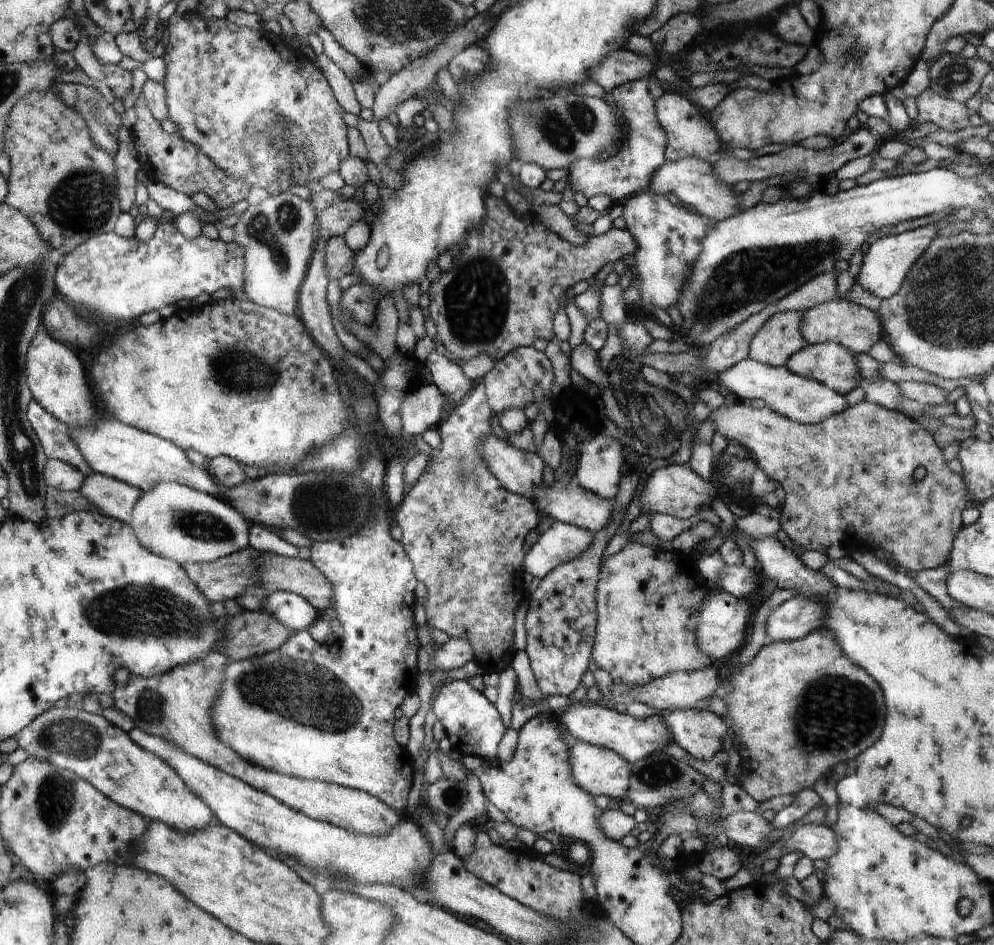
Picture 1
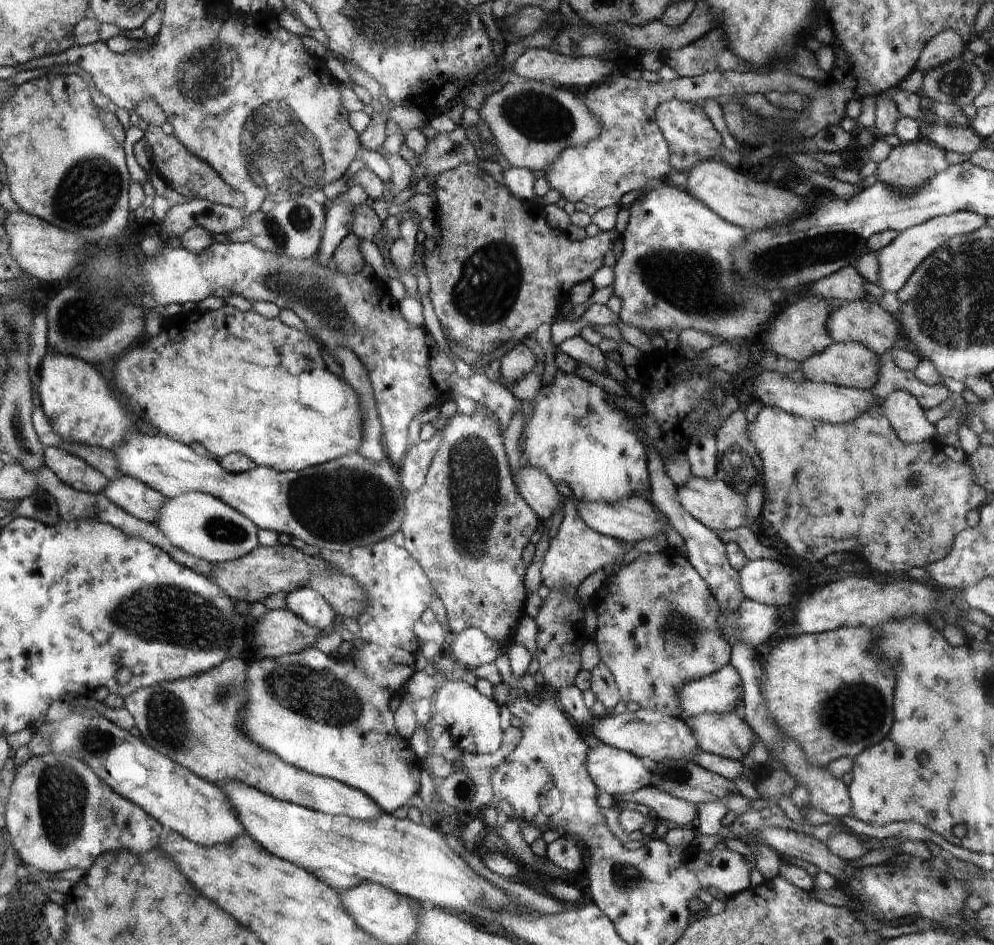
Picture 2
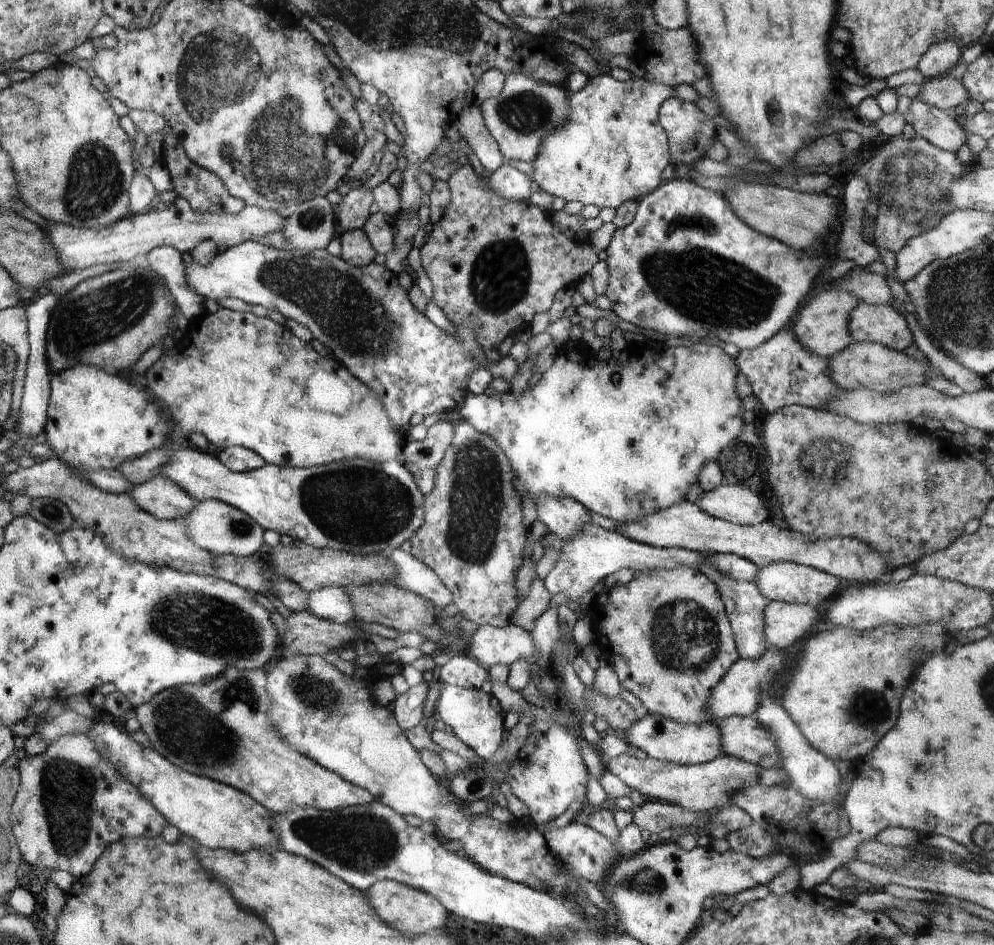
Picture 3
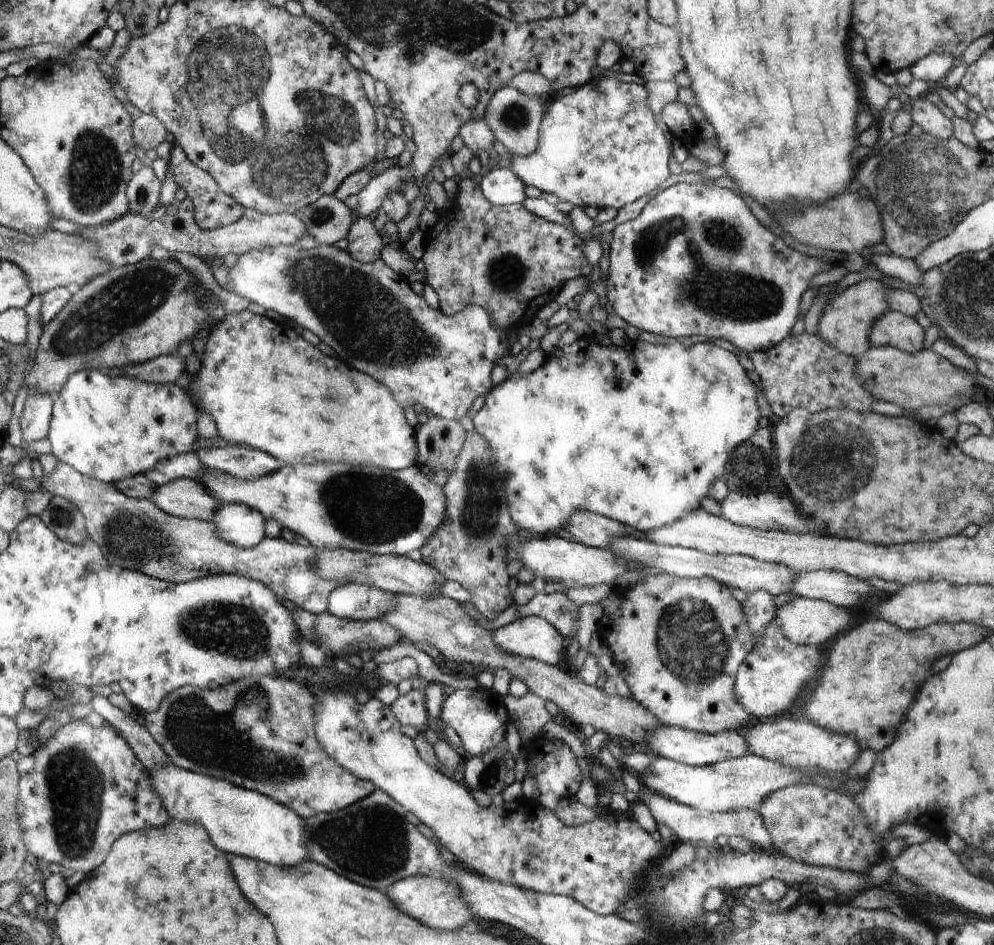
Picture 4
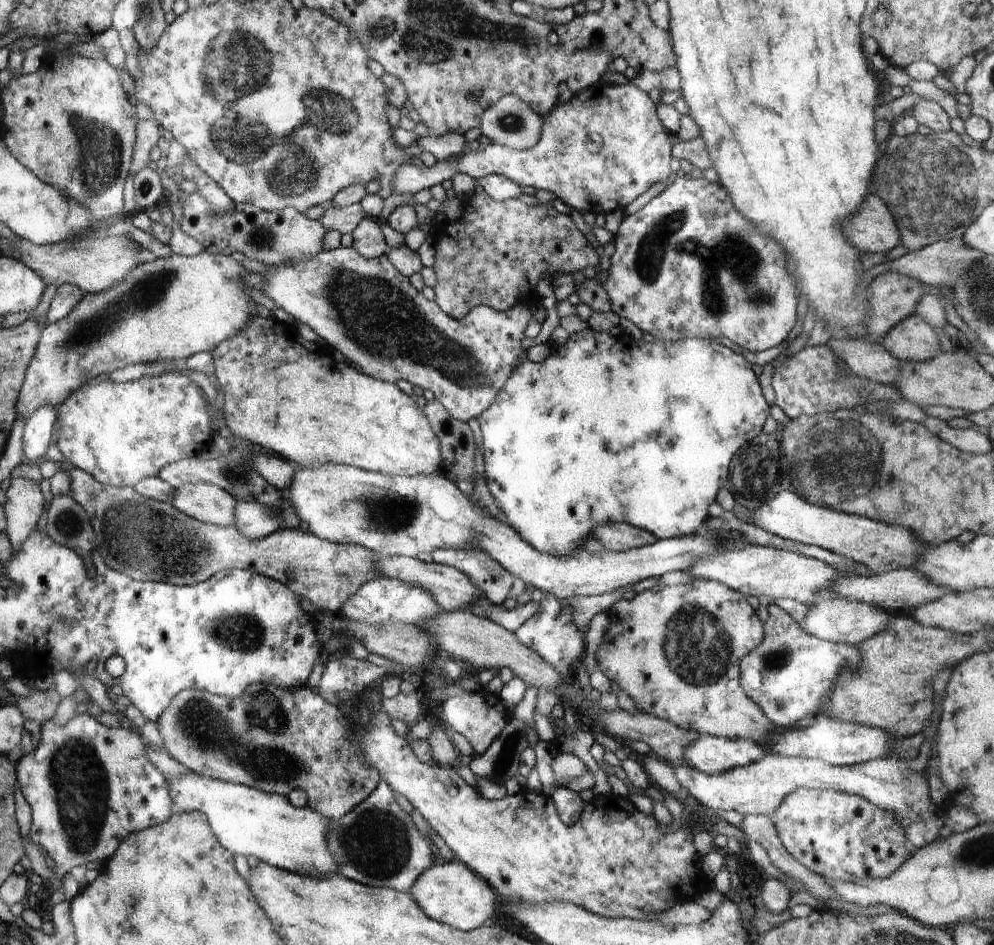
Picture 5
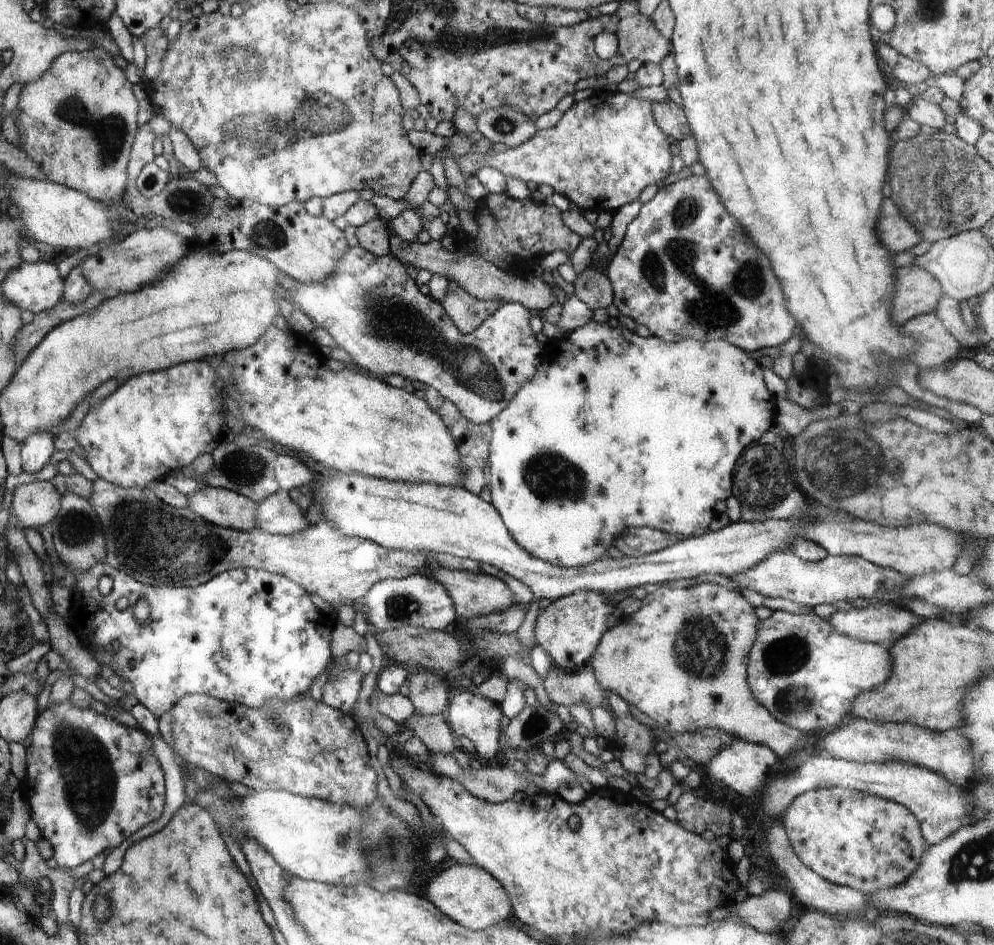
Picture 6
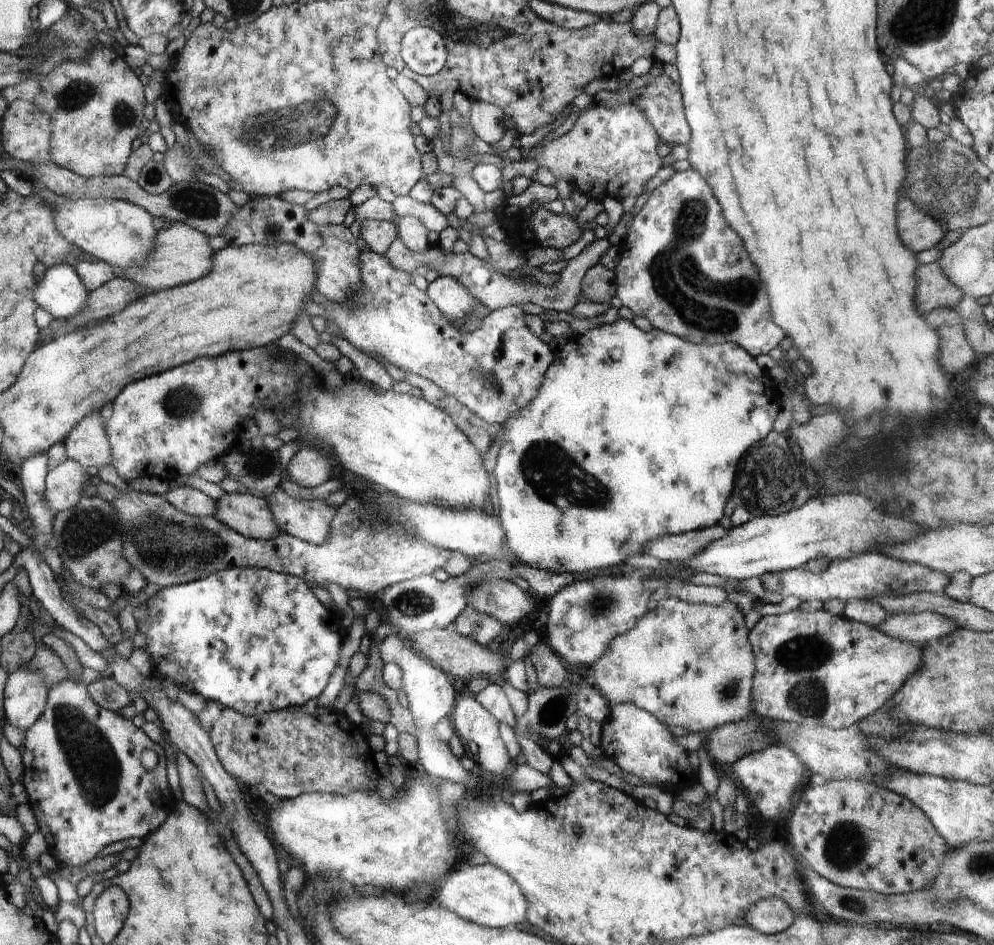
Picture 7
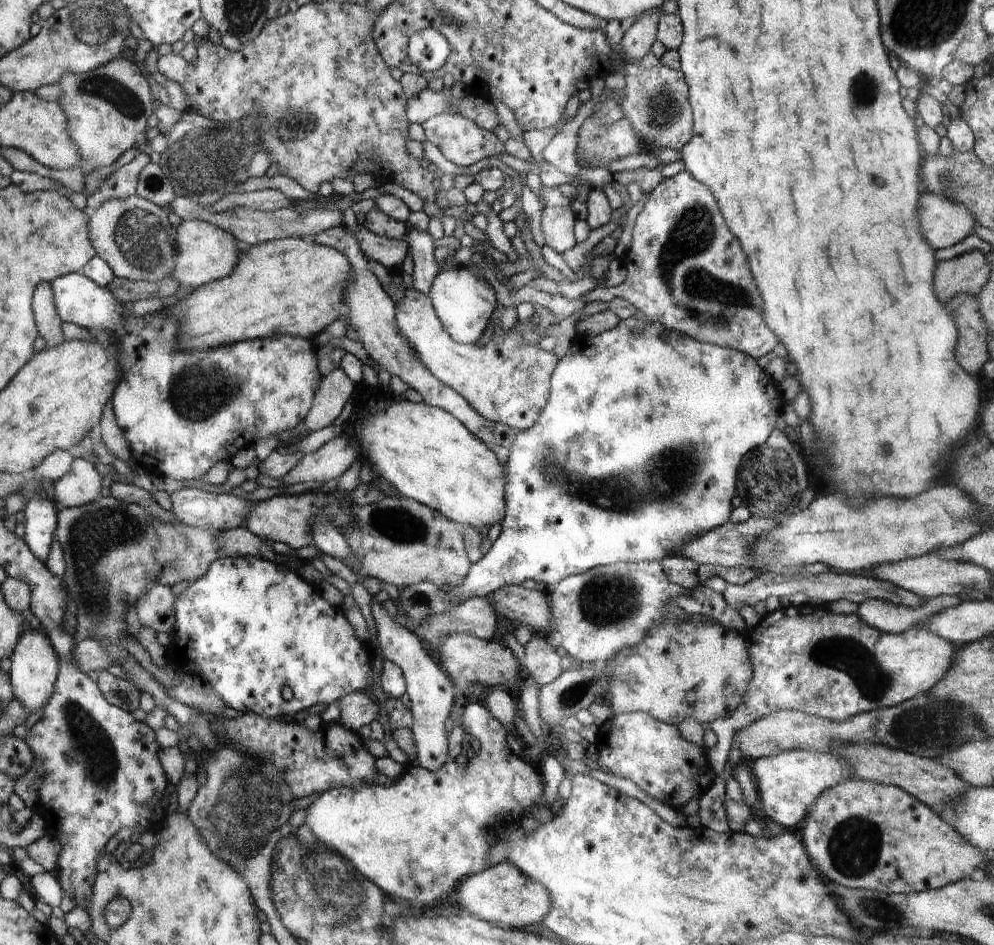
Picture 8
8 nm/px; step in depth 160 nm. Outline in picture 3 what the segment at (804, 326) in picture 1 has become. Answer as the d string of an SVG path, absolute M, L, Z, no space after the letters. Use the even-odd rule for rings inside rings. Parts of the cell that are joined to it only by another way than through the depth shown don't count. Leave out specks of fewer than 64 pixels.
M859 301L850 316L852 342L880 343L895 351L903 351L913 343L912 331L897 306Z

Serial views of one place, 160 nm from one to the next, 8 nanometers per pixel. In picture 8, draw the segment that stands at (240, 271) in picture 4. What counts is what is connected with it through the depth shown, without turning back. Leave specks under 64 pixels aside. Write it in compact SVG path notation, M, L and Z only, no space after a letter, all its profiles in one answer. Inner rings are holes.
M414 288L405 291L403 301L395 306L400 332L409 338L419 360L442 384L462 396L480 416L517 431L529 429L538 420L546 406L551 376L559 361L552 351L543 350L539 344L529 344L516 328L505 333L499 321L492 321L493 338L485 348L459 343L446 332L429 295Z

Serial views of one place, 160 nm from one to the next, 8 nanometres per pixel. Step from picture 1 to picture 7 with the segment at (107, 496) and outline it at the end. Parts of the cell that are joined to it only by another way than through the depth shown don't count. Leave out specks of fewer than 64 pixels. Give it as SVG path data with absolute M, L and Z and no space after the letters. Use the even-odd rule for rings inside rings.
M226 493L217 501L215 516L246 538L273 539L282 532L273 517L268 498L248 493Z

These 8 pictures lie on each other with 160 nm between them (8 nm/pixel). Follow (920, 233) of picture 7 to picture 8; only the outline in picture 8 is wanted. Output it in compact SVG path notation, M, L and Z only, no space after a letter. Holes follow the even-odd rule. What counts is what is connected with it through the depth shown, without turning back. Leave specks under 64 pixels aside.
M924 192L920 196L920 230L934 250L958 244L974 233L977 223L974 213L938 193Z

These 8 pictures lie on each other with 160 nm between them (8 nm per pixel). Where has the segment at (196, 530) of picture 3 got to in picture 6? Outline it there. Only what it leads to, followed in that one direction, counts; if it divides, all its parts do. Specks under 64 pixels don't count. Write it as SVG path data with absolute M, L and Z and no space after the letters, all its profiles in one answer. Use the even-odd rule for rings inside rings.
M280 487L273 495L257 503L256 528L273 535L294 536L312 526L308 523L307 511Z

